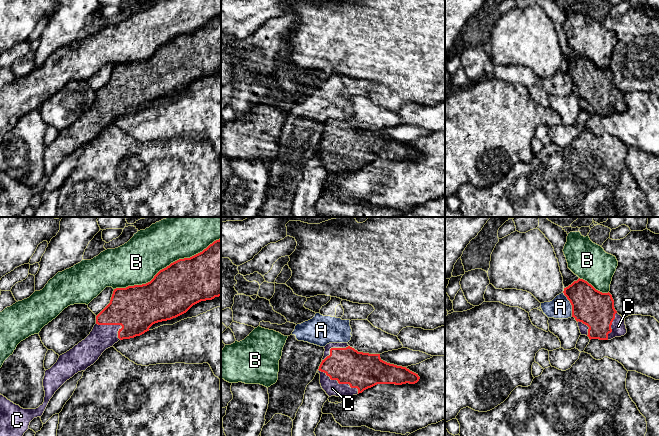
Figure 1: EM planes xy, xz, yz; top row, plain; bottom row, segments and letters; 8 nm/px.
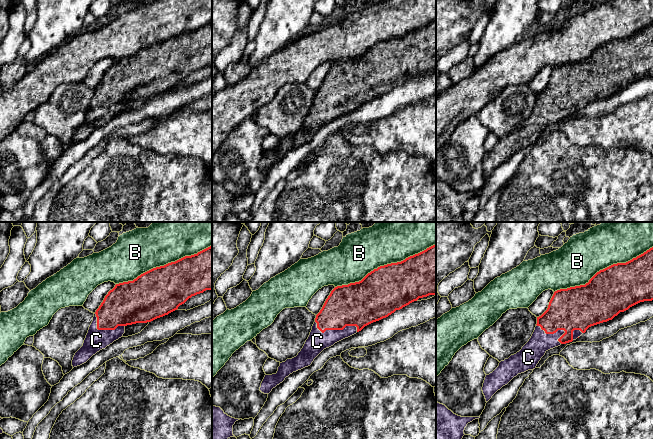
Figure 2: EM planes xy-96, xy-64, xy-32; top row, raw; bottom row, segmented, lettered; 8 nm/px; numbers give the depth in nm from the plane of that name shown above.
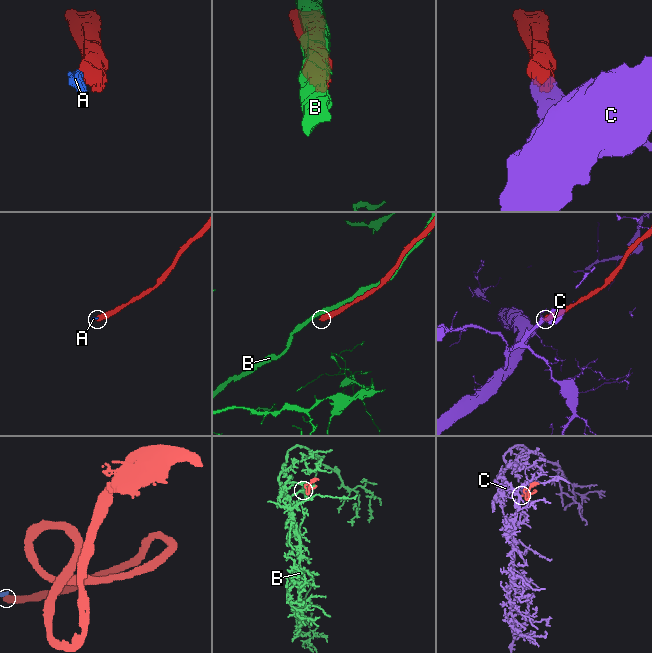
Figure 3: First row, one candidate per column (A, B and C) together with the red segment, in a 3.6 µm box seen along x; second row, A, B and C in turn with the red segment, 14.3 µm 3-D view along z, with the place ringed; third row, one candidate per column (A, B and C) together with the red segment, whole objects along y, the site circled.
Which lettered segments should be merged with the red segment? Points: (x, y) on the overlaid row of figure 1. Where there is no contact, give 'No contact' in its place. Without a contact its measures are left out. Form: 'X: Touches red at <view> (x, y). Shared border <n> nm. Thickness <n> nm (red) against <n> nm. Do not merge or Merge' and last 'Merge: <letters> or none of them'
A: Touches red at yz (571, 304). Shared border 220 nm. Thickness 300 nm (red) against 180 nm. Do not merge
B: Touches red at xy (167, 266). Shared border 950 nm. Thickness 380 nm (red) against 360 nm. Do not merge
C: Touches red at xz (340, 383). Shared border 380 nm. Thickness 300 nm (red) against 130 nm. Merge
Merge: C

